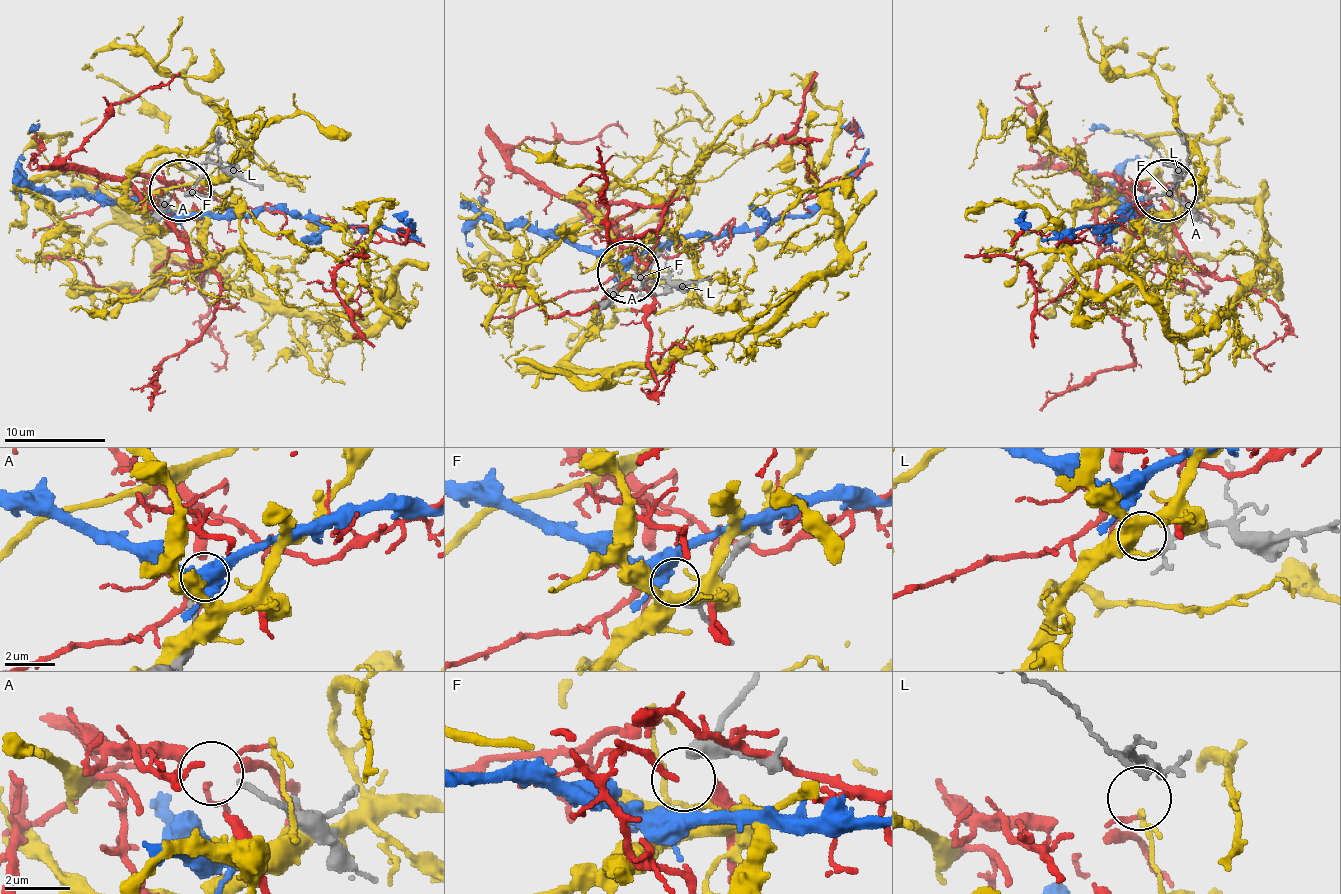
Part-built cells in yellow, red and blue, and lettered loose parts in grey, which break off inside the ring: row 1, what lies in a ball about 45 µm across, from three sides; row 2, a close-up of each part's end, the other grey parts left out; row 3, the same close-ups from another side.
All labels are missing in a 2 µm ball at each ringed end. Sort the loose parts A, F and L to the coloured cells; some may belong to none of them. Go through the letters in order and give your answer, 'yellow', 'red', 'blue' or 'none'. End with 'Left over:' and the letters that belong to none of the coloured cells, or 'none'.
A: none
F: none
L: none
Left over: A, F, L

